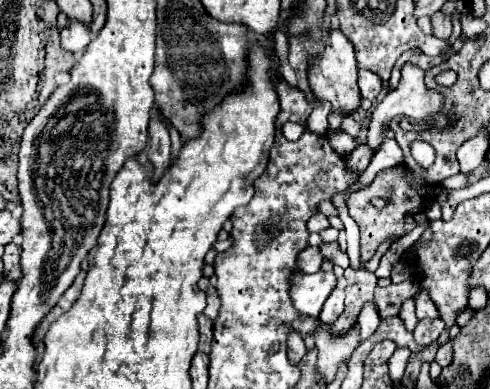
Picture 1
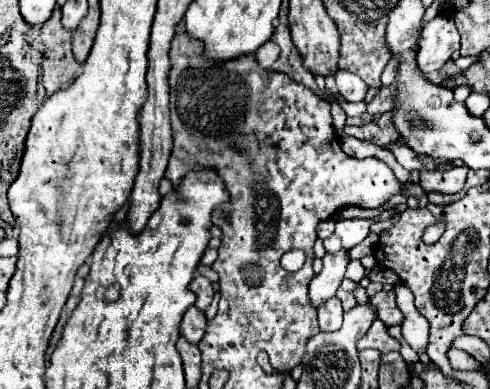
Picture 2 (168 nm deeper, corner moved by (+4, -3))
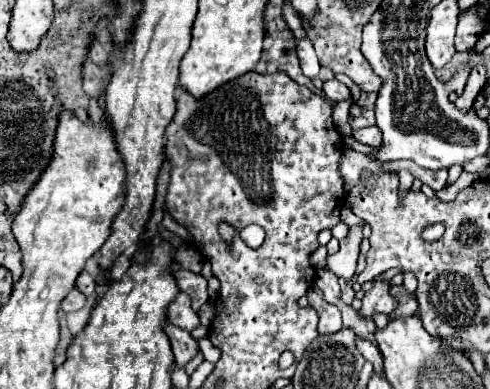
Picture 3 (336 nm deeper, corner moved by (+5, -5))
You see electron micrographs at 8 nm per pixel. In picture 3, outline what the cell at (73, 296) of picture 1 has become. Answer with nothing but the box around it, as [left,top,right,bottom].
[61,289,85,313]

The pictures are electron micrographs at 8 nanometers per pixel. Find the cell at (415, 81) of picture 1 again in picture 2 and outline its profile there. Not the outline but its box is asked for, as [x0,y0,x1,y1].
[416,11,460,71]

